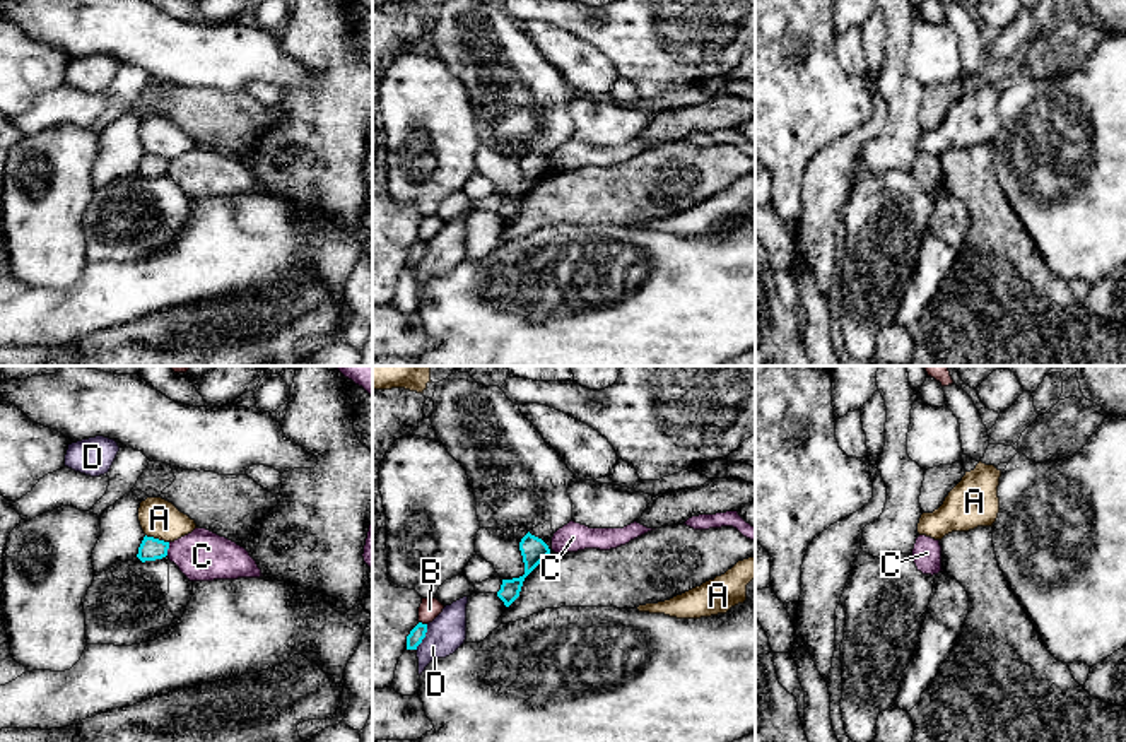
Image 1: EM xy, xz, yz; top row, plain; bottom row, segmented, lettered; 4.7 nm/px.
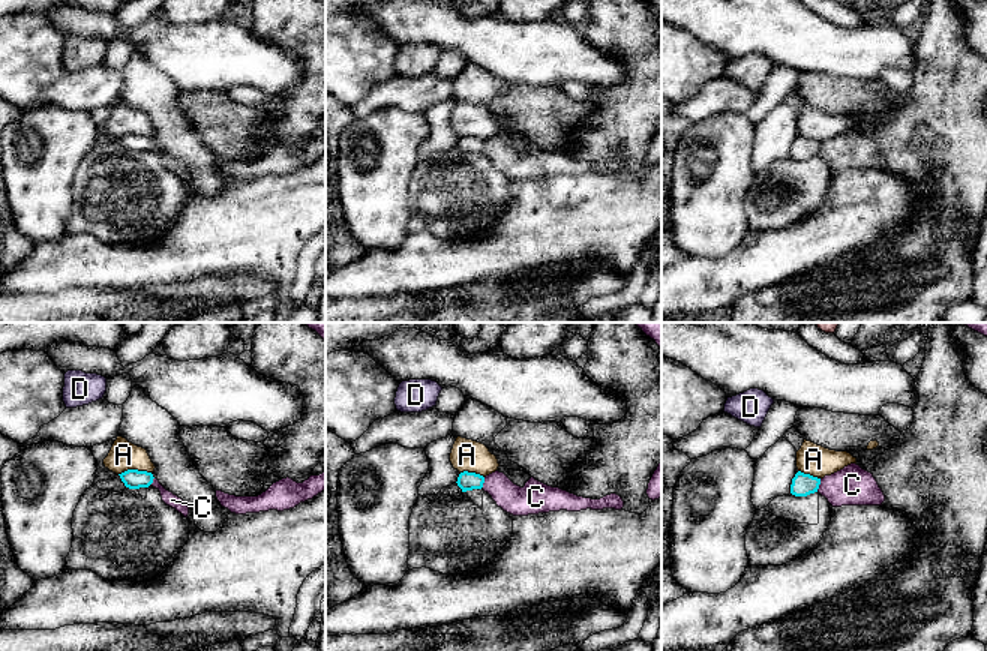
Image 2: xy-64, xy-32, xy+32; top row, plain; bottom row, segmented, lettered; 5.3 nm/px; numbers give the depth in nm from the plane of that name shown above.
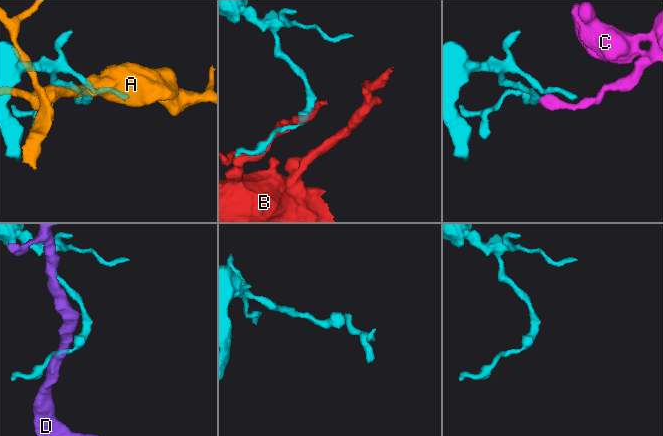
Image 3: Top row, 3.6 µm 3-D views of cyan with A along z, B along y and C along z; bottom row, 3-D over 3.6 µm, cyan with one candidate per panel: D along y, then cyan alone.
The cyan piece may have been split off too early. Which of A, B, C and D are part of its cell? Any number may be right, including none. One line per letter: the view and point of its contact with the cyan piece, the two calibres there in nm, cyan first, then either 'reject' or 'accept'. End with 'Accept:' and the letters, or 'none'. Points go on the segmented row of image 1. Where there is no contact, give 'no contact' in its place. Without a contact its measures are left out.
A: xy (158, 539) | 110/190 nm | reject
B: xz (421, 623) | 70/100 nm | reject
C: xy (168, 547) | 110/240 nm | reject
D: xz (424, 636) | 70/180 nm | reject
Accept: none

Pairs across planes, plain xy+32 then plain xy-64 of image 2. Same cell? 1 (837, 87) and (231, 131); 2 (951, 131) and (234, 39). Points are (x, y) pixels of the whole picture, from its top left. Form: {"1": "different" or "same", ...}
{"1": "same", "2": "different"}

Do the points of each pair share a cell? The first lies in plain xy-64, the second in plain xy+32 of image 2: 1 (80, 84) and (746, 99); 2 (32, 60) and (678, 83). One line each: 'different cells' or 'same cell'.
1: same cell
2: same cell

